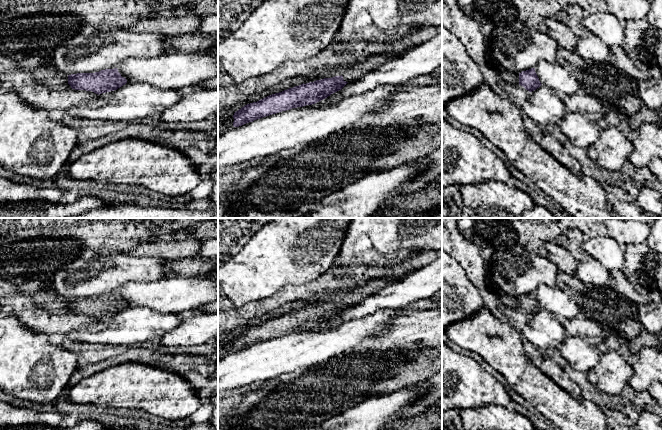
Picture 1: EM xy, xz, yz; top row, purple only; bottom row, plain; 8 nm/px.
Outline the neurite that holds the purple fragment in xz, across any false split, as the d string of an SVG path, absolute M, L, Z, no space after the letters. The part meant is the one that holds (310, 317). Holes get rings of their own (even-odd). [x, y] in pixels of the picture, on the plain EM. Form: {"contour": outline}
{"contour": "M392 277L372 279L365 285L345 294L341 300L324 302L306 308L303 307L299 310L269 319L239 333L232 341L219 347L218 353L226 353L232 350L239 351L272 338L315 328L341 314L348 306L366 299L400 279Z"}

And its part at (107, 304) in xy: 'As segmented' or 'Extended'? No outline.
As segmented

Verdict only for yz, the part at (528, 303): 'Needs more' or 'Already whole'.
Already whole

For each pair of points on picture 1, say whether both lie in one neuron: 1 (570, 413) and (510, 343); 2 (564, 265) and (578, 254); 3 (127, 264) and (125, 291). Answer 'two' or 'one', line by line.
1: one
2: two
3: two

